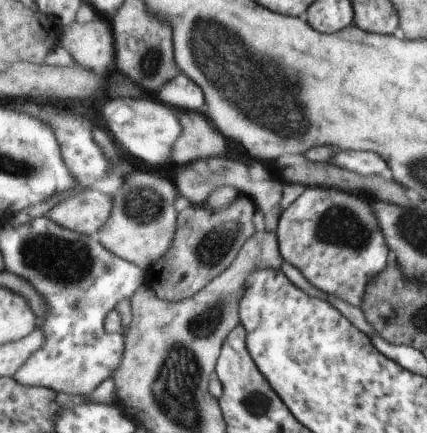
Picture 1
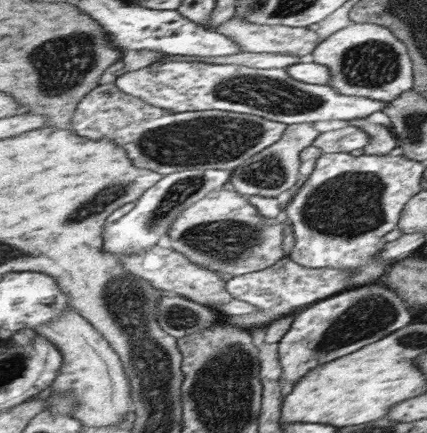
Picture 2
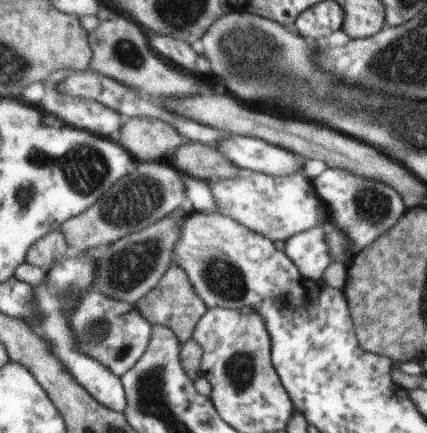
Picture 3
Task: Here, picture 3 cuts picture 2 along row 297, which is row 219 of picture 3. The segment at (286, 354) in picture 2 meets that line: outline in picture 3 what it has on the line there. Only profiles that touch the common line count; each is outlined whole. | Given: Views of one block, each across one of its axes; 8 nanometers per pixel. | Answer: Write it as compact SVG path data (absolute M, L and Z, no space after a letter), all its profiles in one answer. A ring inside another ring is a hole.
M324 170L320 176L313 178L312 186L316 196L326 204L328 208L328 223L338 232L344 232L348 240L352 242L350 252L356 257L364 246L368 246L374 238L378 238L382 232L390 232L400 220L406 210L400 194L380 182L356 176L348 170Z

